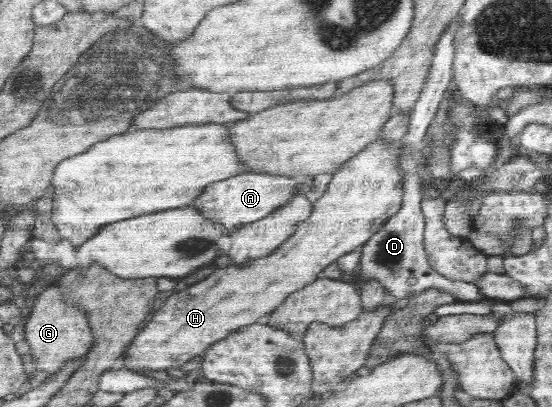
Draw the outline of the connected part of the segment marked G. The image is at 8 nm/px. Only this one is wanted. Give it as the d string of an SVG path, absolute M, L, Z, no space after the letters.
M55 283L41 291L34 301L34 306L25 323L25 340L30 345L29 353L36 371L58 375L61 369L84 357L92 345L91 327L88 326L87 314L77 306L65 304L65 298Z

